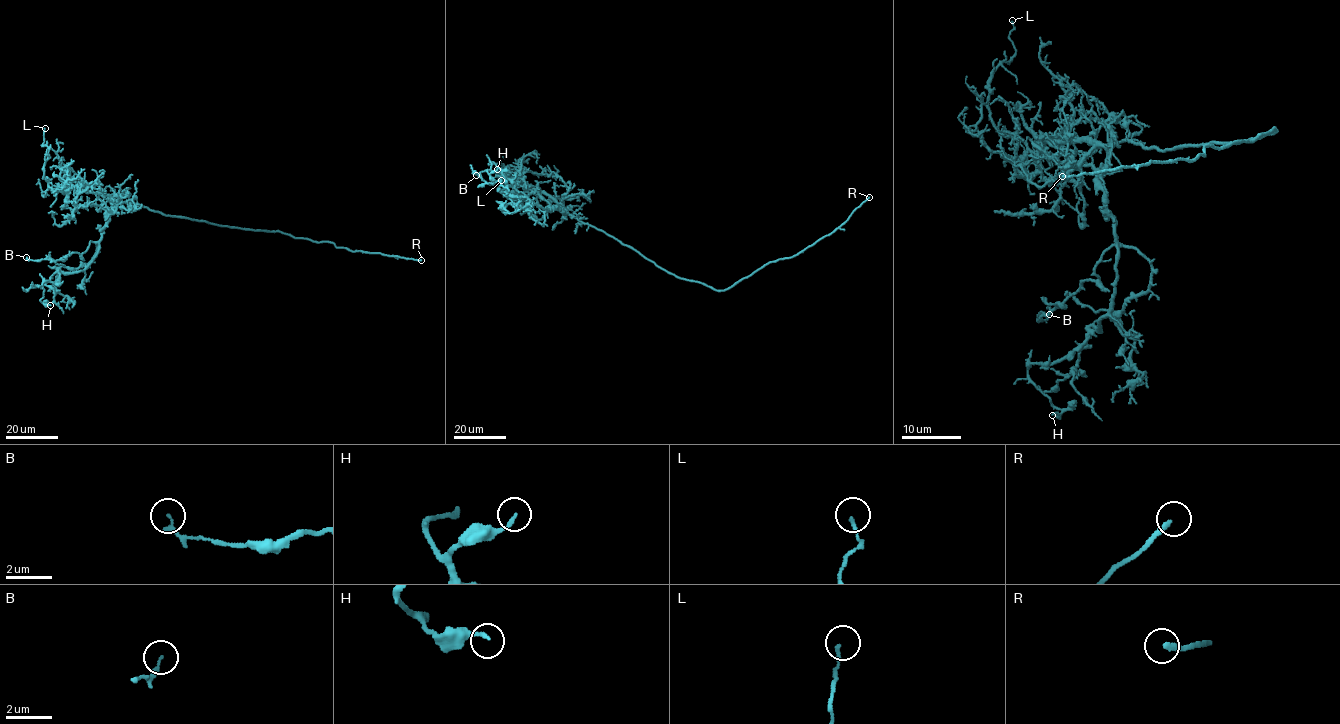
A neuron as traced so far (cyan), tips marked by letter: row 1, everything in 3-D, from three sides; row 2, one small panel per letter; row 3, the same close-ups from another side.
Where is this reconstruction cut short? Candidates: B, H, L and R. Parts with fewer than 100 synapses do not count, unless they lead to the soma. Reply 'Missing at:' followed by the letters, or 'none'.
Missing at: R

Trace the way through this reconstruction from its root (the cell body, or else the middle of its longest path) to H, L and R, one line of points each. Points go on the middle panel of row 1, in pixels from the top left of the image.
H: (643, 257), (560, 208), (548, 210), (526, 197), (510, 197), (502, 171), (490, 161), (487, 172), (497, 169)
L: (643, 257), (573, 217), (547, 195), (506, 184), (498, 164), (503, 166), (501, 180)
R: (643, 257), (678, 277), (726, 290), (766, 264), (794, 256), (832, 233), (869, 197)

